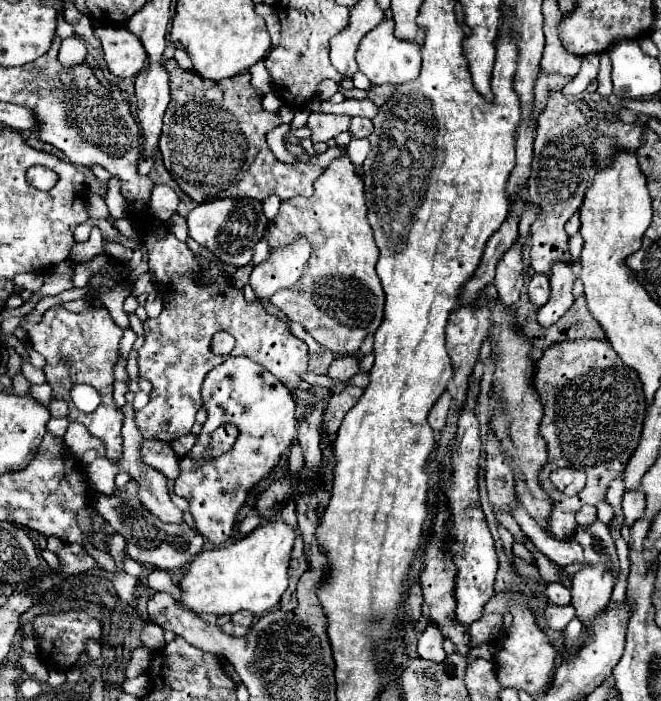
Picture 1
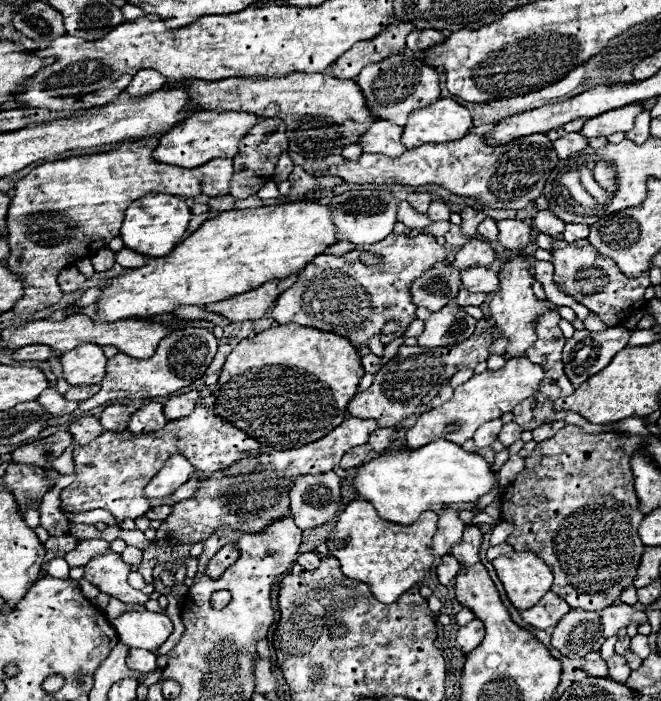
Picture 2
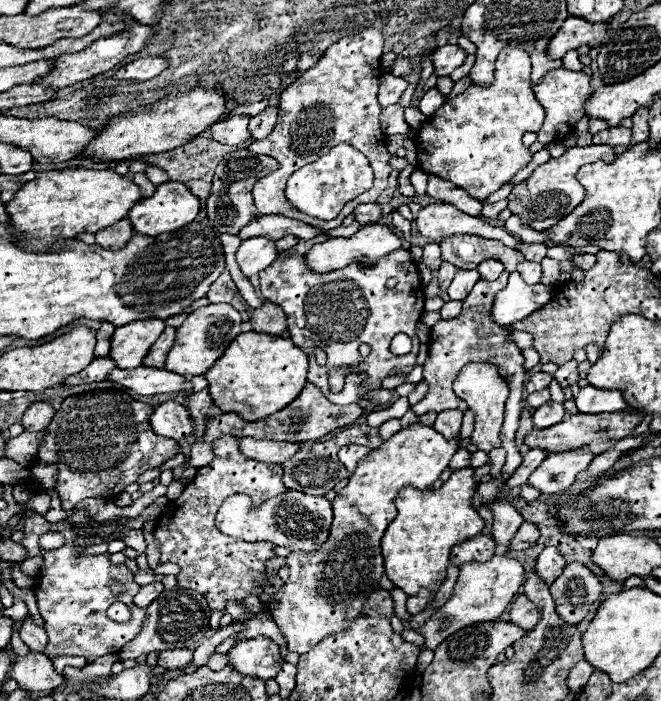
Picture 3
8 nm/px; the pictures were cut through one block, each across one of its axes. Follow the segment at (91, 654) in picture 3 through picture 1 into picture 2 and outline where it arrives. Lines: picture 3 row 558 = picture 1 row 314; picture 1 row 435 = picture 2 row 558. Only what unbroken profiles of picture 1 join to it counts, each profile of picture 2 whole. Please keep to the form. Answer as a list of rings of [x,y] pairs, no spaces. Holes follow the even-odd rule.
[[[118,556],[118,562],[108,562],[108,558],[106,560],[92,558],[84,566],[84,578],[90,584],[94,584],[100,592],[110,594],[128,604],[146,604],[150,600],[150,596],[128,586],[128,582],[126,582],[128,574],[130,574],[130,566],[124,564],[120,556]]]

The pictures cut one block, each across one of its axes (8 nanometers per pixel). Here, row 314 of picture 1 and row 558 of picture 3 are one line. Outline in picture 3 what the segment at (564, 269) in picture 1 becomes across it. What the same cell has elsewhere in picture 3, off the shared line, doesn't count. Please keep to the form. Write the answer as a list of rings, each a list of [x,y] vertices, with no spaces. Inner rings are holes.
[[[548,546],[540,552],[538,560],[536,560],[536,572],[540,576],[542,582],[552,584],[552,580],[556,580],[556,576],[560,576],[560,572],[564,570],[564,558],[556,552],[556,548]]]

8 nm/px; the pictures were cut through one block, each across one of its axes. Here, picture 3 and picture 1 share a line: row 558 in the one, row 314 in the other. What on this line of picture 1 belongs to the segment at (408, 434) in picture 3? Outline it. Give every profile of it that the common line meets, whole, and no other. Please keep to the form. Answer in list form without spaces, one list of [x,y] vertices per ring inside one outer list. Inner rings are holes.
[[[340,148],[342,156],[334,158],[328,168],[316,178],[314,194],[310,198],[290,198],[280,204],[280,212],[274,218],[272,226],[264,234],[268,240],[270,252],[276,246],[284,246],[292,242],[292,238],[306,236],[312,246],[312,258],[300,276],[300,286],[292,286],[288,290],[280,290],[272,294],[270,302],[278,306],[292,322],[304,326],[304,330],[326,350],[334,354],[354,354],[358,352],[362,340],[368,334],[374,334],[384,318],[384,290],[380,286],[380,278],[376,274],[378,262],[378,246],[374,242],[374,232],[366,220],[366,198],[362,178],[350,162],[346,148]]]

